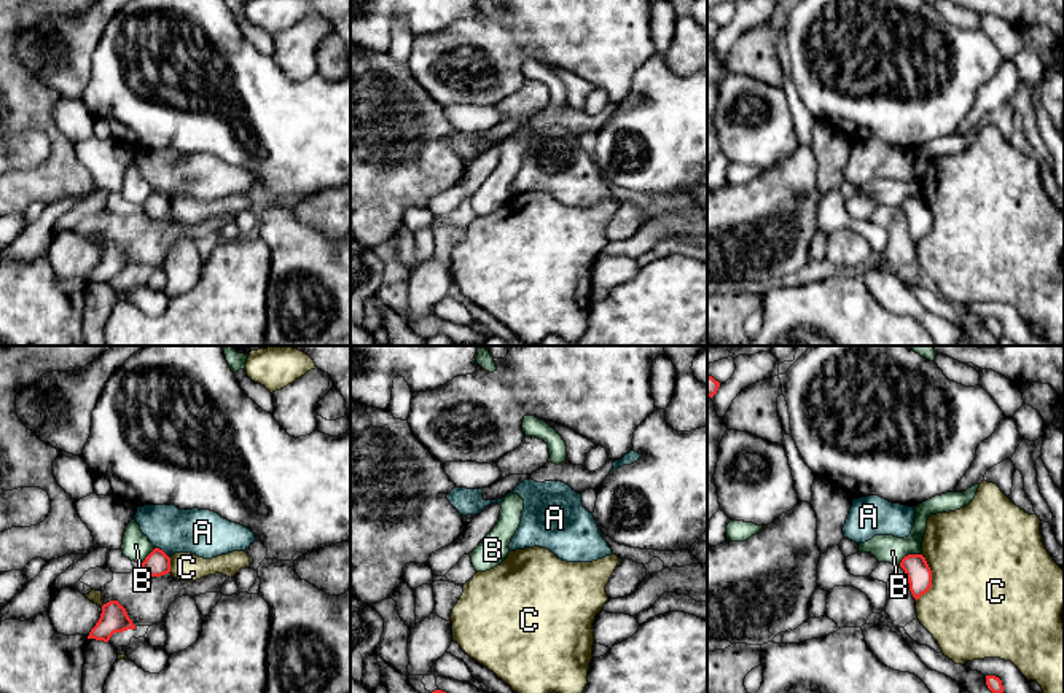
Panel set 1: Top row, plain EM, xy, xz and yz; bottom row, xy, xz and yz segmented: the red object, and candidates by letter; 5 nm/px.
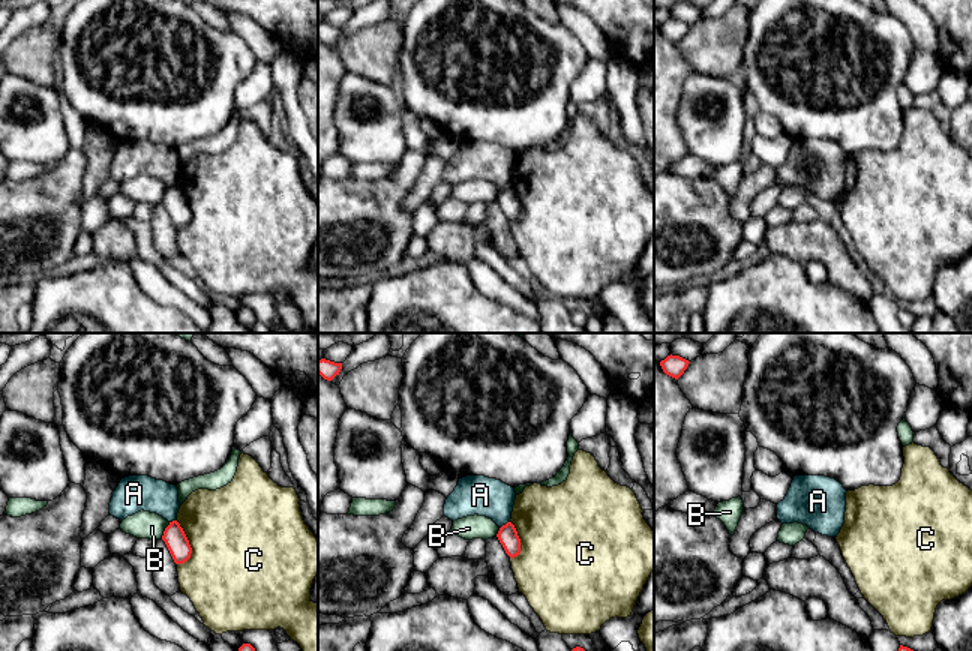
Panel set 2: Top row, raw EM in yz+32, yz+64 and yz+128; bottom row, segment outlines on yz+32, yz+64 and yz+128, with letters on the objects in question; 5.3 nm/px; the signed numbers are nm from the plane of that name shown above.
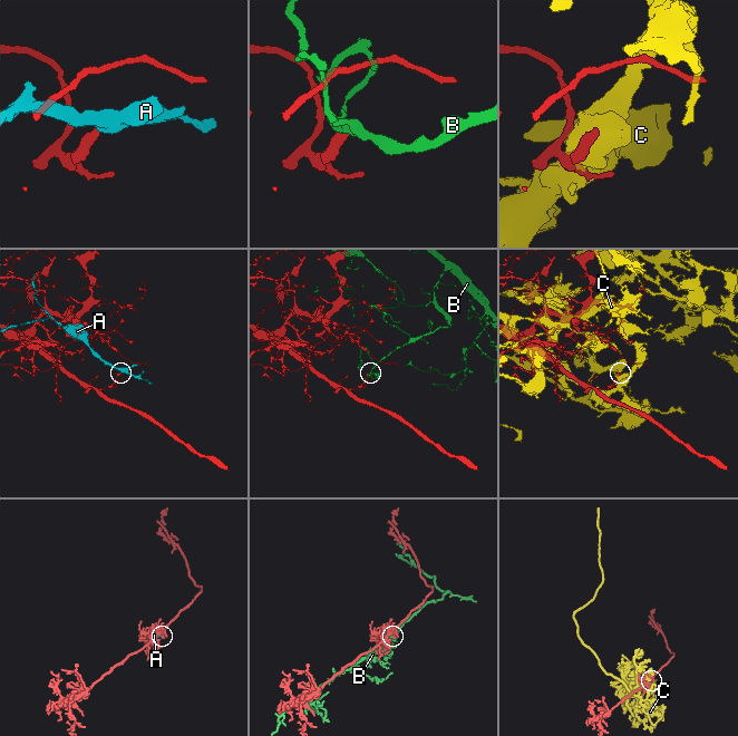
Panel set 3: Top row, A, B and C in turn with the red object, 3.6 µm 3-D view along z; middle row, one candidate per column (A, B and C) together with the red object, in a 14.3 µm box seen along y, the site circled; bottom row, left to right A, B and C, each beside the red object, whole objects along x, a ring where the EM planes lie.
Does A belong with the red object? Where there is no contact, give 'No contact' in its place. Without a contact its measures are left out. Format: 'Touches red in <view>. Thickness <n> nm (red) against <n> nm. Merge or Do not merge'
Touches red in xy. Thickness 120 nm (red) against 240 nm. Do not merge

